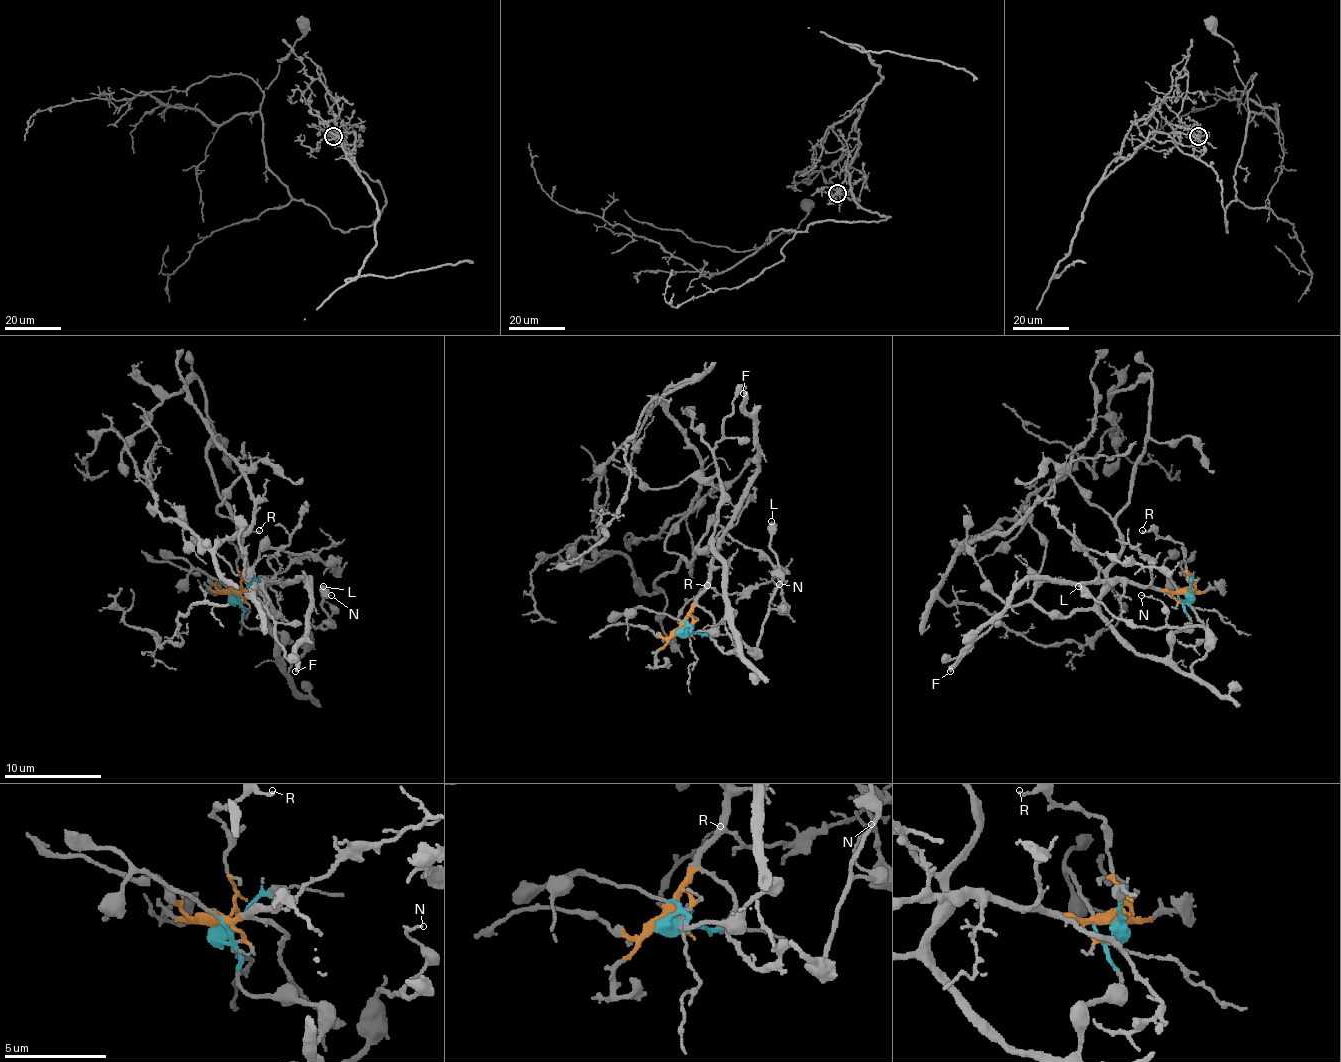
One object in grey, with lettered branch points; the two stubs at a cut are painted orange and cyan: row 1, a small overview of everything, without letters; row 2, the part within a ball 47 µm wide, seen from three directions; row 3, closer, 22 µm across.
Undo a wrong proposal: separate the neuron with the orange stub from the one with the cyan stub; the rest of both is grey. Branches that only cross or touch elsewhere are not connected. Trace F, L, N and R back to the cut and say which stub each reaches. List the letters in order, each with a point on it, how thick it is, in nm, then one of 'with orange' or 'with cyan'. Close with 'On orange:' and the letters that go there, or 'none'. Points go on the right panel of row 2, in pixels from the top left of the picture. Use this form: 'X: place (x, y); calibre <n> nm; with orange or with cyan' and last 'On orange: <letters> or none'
F: place (950, 671); calibre 360 nm; with orange
L: place (1078, 586); calibre 500 nm; with cyan
N: place (1141, 595); calibre 90 nm; with cyan
R: place (1142, 530); calibre 140 nm; with orange
On orange: F, R

